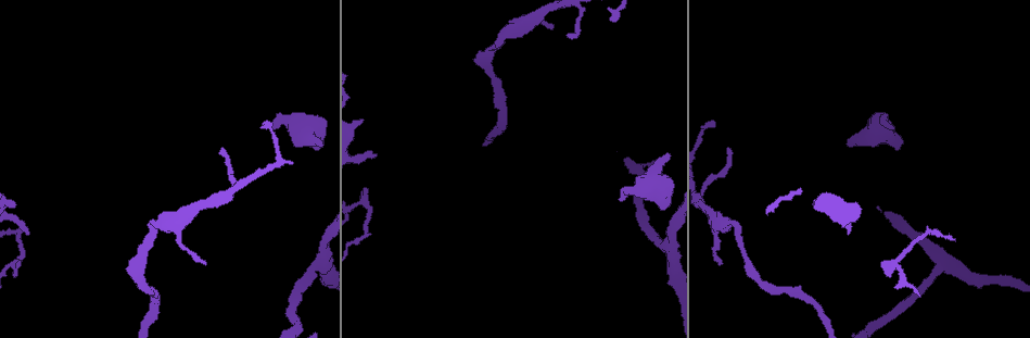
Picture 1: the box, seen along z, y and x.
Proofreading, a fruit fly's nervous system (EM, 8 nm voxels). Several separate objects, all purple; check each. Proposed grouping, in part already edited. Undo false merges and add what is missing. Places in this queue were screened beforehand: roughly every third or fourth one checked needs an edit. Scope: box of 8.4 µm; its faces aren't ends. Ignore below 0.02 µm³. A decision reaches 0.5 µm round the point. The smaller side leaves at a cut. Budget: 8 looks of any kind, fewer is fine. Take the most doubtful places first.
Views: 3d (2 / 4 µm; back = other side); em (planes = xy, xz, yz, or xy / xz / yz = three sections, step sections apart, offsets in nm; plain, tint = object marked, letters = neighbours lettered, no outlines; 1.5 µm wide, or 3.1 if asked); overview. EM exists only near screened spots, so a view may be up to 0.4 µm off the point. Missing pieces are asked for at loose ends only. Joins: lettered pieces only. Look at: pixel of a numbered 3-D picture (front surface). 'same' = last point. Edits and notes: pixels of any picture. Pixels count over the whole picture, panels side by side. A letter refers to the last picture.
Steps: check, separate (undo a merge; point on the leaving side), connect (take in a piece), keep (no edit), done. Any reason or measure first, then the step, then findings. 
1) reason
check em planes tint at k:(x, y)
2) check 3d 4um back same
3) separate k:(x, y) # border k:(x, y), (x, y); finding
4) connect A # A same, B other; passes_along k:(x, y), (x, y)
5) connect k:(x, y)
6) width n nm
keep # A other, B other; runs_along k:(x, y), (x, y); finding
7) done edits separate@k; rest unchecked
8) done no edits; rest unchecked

long arm stops here
check 3d 4um at 1:(375, 157)

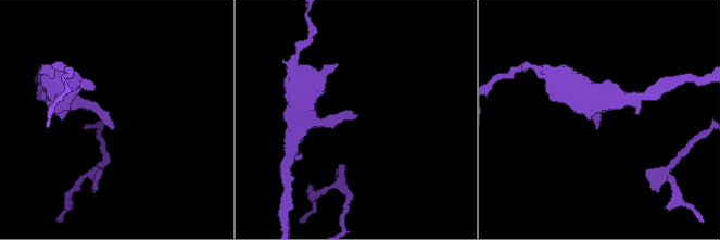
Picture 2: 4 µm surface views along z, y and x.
check em planes letters at 2:(111, 128)

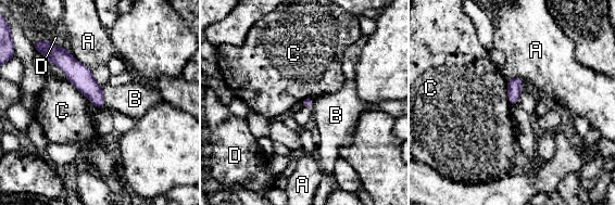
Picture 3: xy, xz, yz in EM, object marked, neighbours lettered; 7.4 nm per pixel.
keep # A other, B other, C other, D other; no lettered piece goes on from it

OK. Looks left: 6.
end of a long branch
check 3d 4um back at 1:(265, 122)

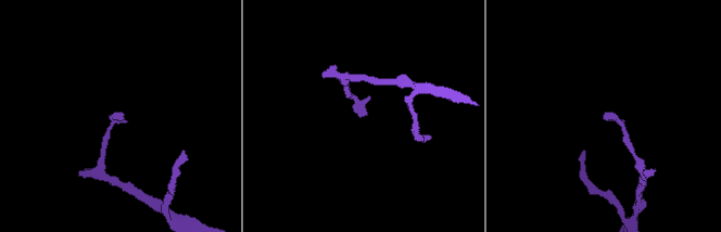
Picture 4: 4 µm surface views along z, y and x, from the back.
check em planes letters at 4:(364, 116)

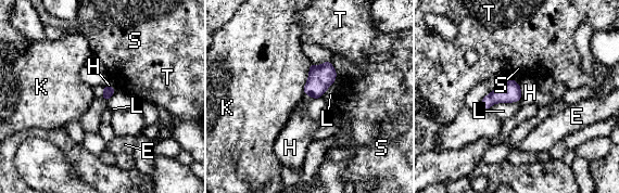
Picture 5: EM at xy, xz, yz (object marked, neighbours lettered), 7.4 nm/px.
width 80 nm
keep # E other, H other, K other, L other, S other, T other; border 5:(518, 84), (520, 100); none of them fits

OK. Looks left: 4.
sudden change in width
check 3d 4um at 1:(160, 223)

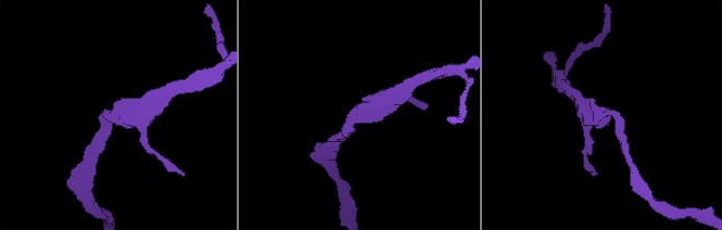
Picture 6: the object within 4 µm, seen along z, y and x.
check em yz step 8 tint at 6:(355, 114)

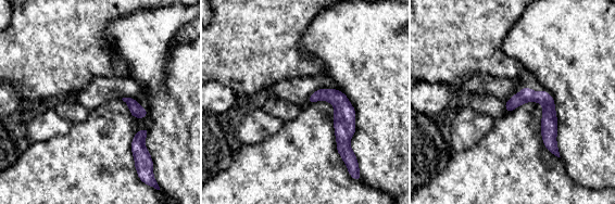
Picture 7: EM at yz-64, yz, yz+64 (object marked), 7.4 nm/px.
another direction
check em xy step 8 letters same

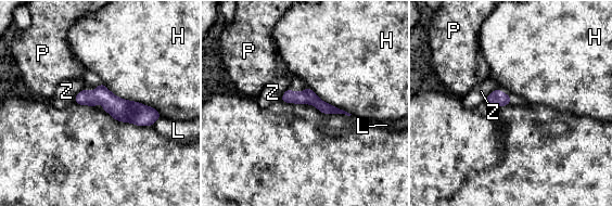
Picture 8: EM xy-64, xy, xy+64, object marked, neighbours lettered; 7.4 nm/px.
keep # H other, L other, P other, Z other; border 8:(84, 88), (76, 95), (74, 102); continuous, no second neuron

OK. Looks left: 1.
done no edits; rest unchecked

